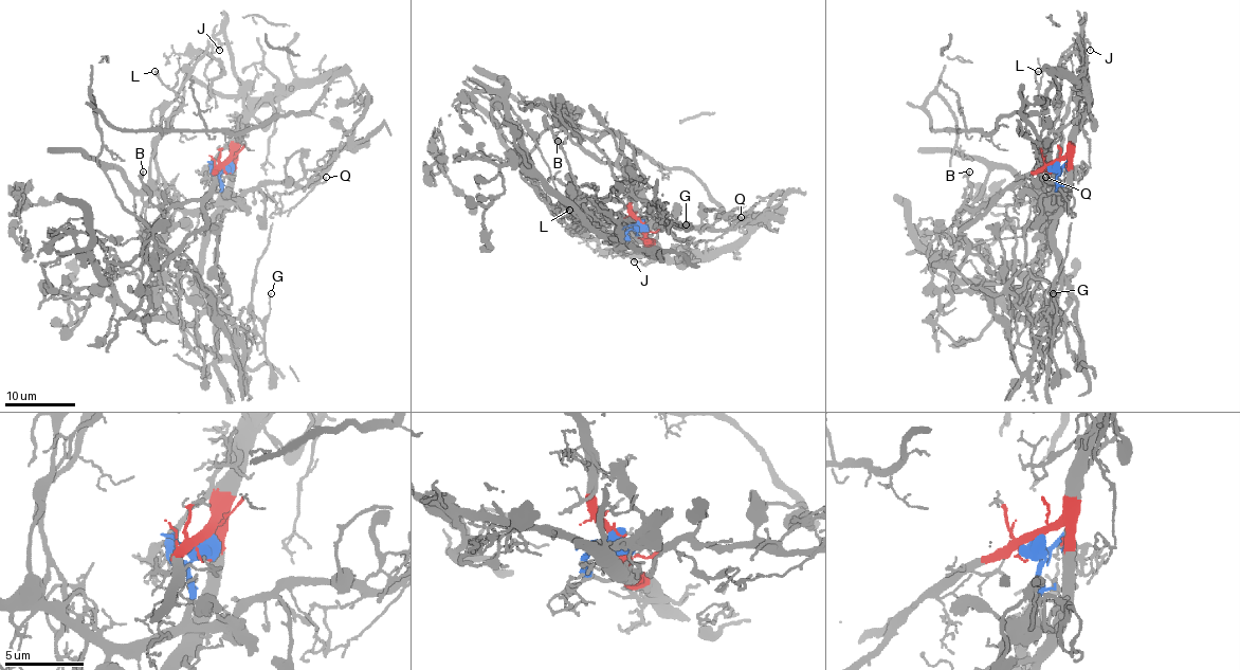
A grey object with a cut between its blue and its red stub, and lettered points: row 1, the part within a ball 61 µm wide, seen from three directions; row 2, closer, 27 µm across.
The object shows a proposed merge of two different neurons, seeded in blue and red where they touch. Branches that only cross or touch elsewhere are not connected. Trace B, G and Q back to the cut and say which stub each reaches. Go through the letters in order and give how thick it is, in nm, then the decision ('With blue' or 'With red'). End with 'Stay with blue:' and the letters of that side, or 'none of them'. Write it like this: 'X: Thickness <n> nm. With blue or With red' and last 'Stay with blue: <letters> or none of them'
B: Thickness 130 nm. With red
G: Thickness 150 nm. With blue
Q: Thickness 150 nm. With blue
Stay with blue: G, Q

